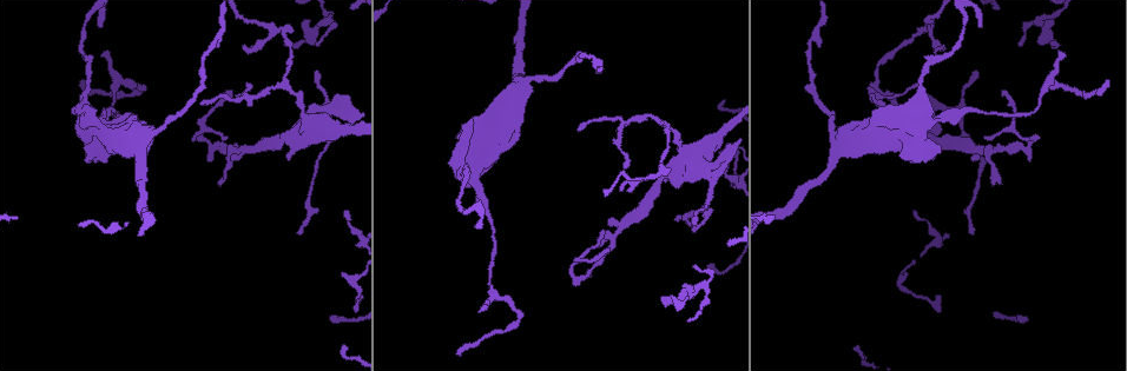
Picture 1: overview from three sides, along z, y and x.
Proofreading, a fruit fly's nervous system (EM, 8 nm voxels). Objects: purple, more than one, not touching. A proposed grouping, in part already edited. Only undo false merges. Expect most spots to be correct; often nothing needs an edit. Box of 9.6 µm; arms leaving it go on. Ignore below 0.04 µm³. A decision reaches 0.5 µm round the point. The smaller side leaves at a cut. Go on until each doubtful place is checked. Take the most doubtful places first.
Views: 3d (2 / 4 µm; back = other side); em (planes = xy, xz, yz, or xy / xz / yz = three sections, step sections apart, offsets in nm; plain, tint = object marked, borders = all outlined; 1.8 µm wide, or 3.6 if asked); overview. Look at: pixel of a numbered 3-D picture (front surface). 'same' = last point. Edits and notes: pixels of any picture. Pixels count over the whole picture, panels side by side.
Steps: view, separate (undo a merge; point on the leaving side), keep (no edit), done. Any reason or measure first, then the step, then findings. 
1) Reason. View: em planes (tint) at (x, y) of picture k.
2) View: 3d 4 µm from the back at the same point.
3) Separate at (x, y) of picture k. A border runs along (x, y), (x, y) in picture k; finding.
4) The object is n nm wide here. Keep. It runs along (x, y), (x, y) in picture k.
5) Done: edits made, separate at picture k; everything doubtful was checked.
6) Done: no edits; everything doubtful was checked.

Thick turns thin. View: em planes (tint) at (335, 109) of picture 1.

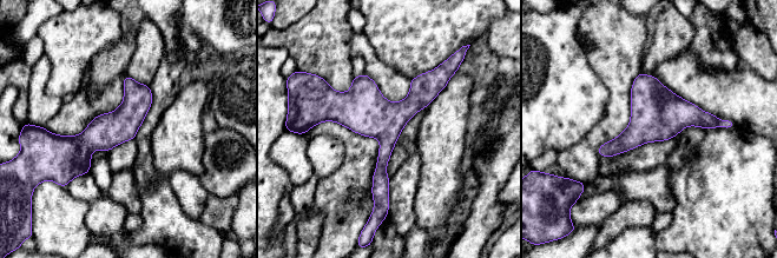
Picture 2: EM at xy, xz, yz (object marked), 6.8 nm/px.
Keep. It runs along (432, 73), (387, 127), (383, 199) in picture 2; continuous, no second neuron.

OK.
Four-way junction. View: em 3.6 µm planes (tint) at (89, 131) of picture 1.

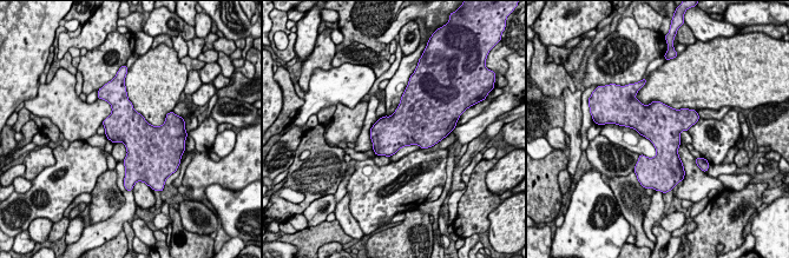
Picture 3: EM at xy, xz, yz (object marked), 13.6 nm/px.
Keep. All the same neuron.

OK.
Abrupt turn. View: 3d 4 µm at (309, 117) of picture 1.

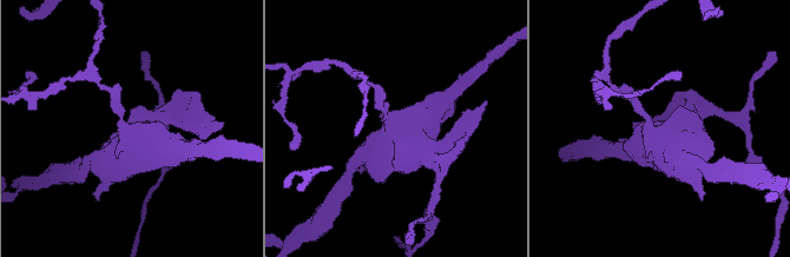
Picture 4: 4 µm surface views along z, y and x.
Now the EM. View: em 3.6 µm yz step 8 (tint) at (652, 134) of picture 4.

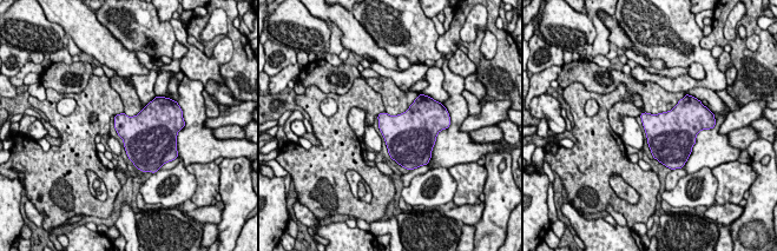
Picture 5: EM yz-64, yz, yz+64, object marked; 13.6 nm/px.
View: em 3.6 µm planes (tint) at the same point.

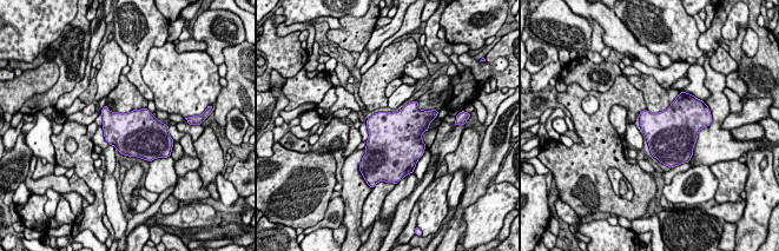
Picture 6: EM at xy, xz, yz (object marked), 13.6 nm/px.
Keep. One neuron here.

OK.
Done: no edits; everything doubtful was checked.

